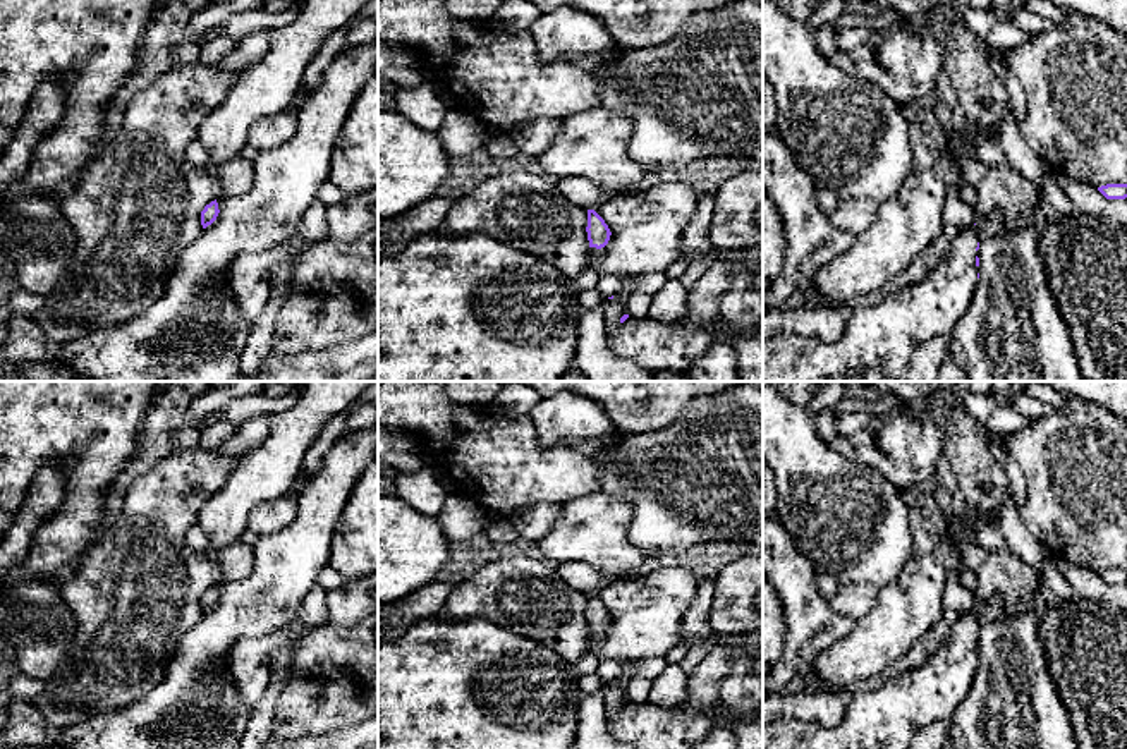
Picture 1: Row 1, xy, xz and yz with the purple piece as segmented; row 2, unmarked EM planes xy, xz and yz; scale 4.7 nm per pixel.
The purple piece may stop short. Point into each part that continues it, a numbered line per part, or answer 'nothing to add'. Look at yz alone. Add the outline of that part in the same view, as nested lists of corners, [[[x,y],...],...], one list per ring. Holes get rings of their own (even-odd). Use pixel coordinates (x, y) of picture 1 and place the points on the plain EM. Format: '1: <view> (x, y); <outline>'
1: yz (889, 717); [[[976,610],[959,615],[945,642],[921,667],[888,679],[873,691],[849,696],[845,715],[837,727],[823,727],[813,720],[763,723],[763,749],[909,749],[921,728],[950,722],[969,694],[978,670],[979,624]]]

